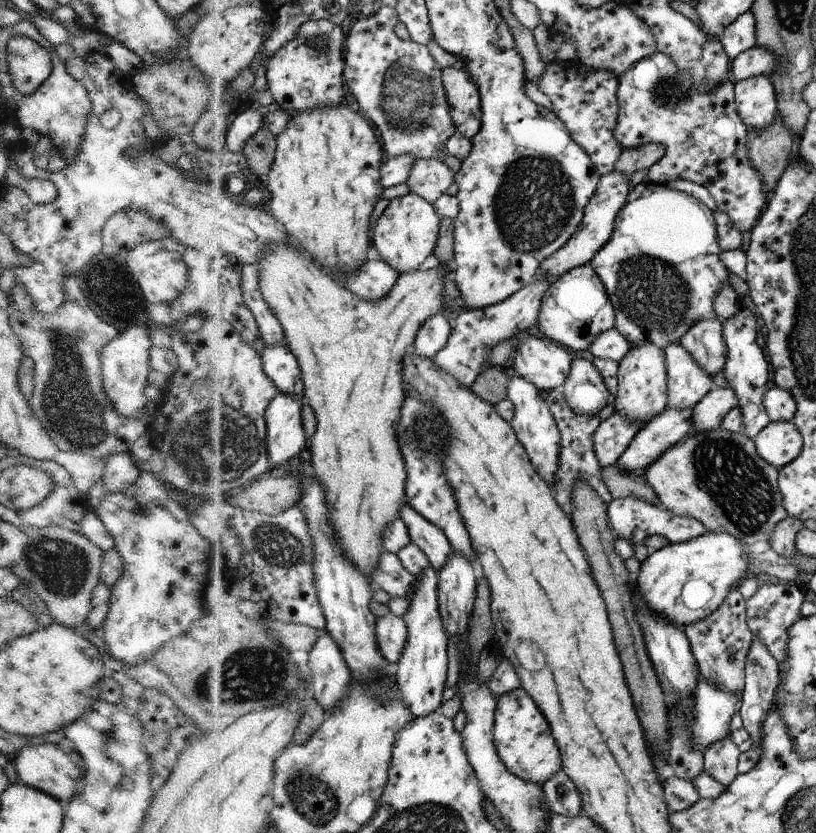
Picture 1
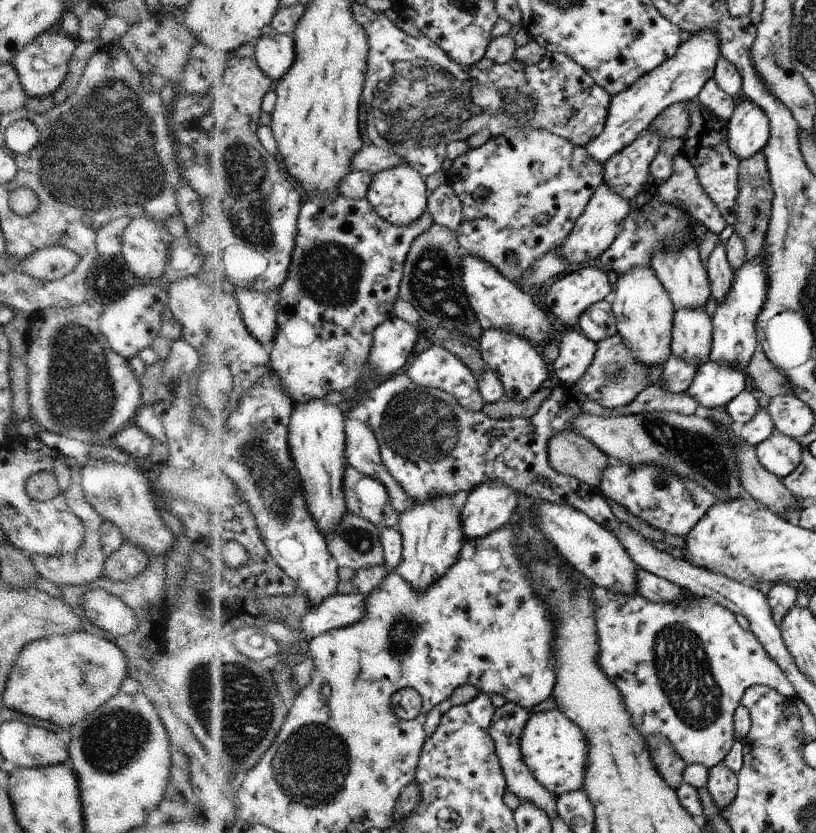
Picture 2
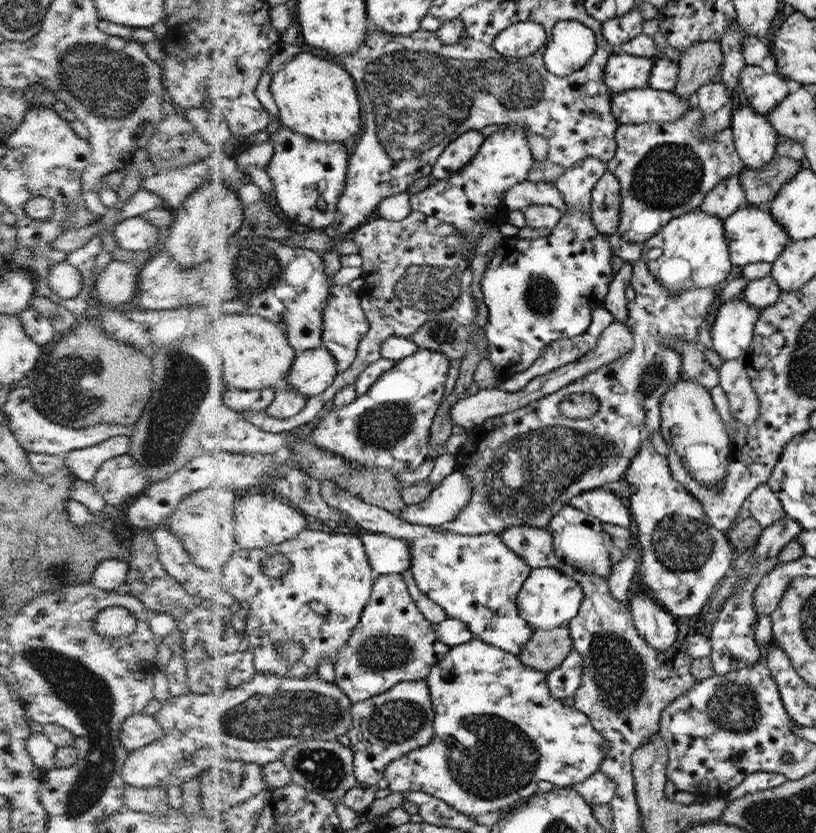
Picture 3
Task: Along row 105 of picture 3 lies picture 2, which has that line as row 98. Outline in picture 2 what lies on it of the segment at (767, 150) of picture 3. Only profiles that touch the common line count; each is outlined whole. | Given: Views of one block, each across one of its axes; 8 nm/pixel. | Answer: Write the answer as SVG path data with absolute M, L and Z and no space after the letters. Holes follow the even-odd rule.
M750 98L735 106L728 122L729 145L741 162L762 151L771 138L771 120Z

